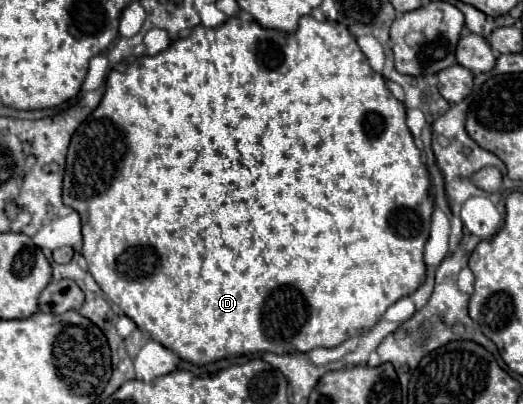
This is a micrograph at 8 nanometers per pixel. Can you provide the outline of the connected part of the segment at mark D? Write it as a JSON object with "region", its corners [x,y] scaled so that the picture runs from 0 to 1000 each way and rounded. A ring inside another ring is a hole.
{"region":[[[446,40],[438,45],[426,64],[415,69],[392,69],[392,64],[373,64],[358,94],[338,94],[327,104],[327,114],[296,139],[270,139],[262,144],[250,163],[243,163],[239,178],[212,173],[201,213],[201,233],[193,257],[174,277],[174,287],[147,317],[140,332],[132,381],[128,381],[128,421],[124,421],[124,446],[120,446],[120,500],[147,520],[155,535],[159,554],[159,634],[166,644],[170,673],[182,688],[182,698],[193,708],[201,723],[205,743],[216,748],[243,777],[273,822],[285,822],[289,837],[323,866],[331,866],[342,886],[369,896],[377,906],[400,901],[411,891],[423,891],[430,881],[449,881],[449,876],[491,876],[491,871],[522,871],[522,876],[556,876],[556,871],[591,871],[598,861],[641,861],[652,847],[660,847],[671,832],[690,827],[694,817],[713,812],[736,767],[755,752],[763,738],[790,728],[805,693],[813,688],[813,649],[809,649],[809,609],[820,589],[820,554],[824,554],[824,530],[828,530],[828,500],[820,495],[820,431],[813,406],[805,401],[805,376],[790,351],[790,337],[774,307],[774,262],[763,252],[748,223],[736,208],[736,193],[728,183],[717,183],[702,153],[694,129],[686,124],[679,94],[667,84],[667,74],[644,54],[610,54],[598,40],[579,40],[572,50],[572,69],[564,84],[533,79],[533,74],[514,74],[499,69],[488,54],[465,54],[461,45]]]}

